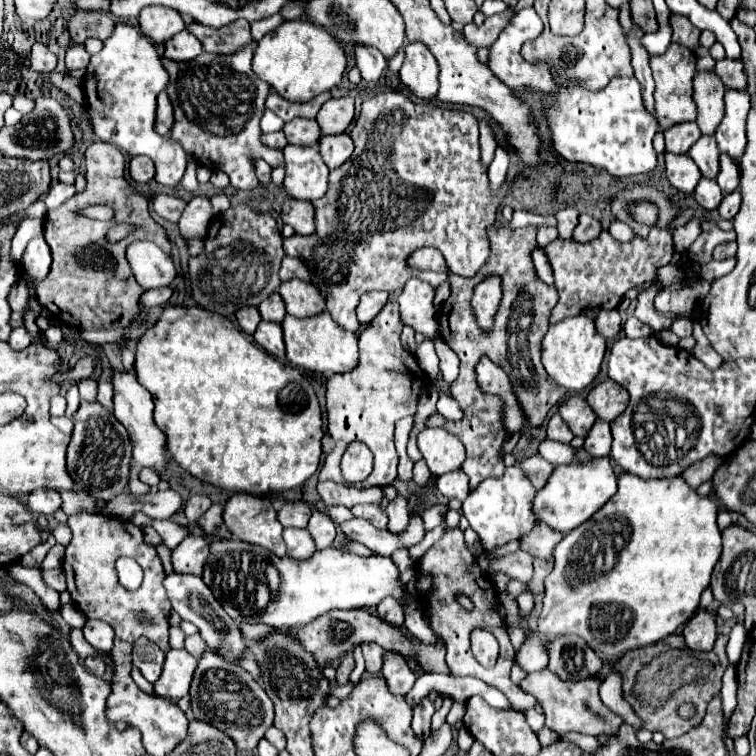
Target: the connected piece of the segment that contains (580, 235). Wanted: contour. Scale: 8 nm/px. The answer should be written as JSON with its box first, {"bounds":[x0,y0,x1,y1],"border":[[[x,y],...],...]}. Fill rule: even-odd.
{"bounds":[573,214,603,242],"border":[[[581,214],[579,216],[579,226],[573,232],[573,240],[575,242],[591,242],[599,236],[601,230],[603,230],[603,226],[599,228],[599,220],[595,220],[589,214]]]}

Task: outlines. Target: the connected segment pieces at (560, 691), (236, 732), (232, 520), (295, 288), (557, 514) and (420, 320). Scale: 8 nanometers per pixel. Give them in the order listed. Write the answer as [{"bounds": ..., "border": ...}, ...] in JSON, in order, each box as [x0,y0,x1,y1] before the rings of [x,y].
[{"bounds":[519,670,623,736],"border":[[[541,670],[541,672],[527,674],[519,682],[519,686],[527,694],[535,696],[537,704],[543,708],[545,726],[555,730],[557,734],[581,732],[581,734],[591,734],[591,736],[599,736],[599,734],[609,734],[611,736],[619,730],[619,726],[623,724],[623,718],[613,714],[607,706],[603,706],[603,702],[599,698],[601,682],[603,682],[603,678],[599,678],[599,676],[587,678],[587,680],[581,680],[581,682],[565,682],[559,676],[555,676],[551,670]]]},{"bounds":[189,650,273,750],"border":[[[205,650],[199,660],[189,696],[195,718],[211,722],[215,728],[229,734],[235,740],[237,750],[255,750],[267,728],[273,726],[273,702],[265,690],[241,666],[233,666],[209,650]]]},{"bounds":[225,494,285,556],"border":[[[235,494],[225,504],[225,524],[231,534],[243,542],[263,546],[277,556],[285,554],[281,538],[283,526],[269,498],[253,494]]]},{"bounds":[279,278,325,318],"border":[[[291,278],[291,282],[283,282],[279,286],[279,294],[291,316],[309,318],[325,310],[325,298],[321,296],[319,288],[311,282]]]},{"bounds":[535,448,617,534],"border":[[[583,448],[577,452],[579,462],[571,466],[557,466],[547,486],[535,496],[535,512],[539,520],[563,534],[587,522],[617,492],[617,476],[609,464],[609,458],[591,458]]]},{"bounds":[397,278,437,338],"border":[[[411,278],[397,298],[401,306],[401,322],[427,338],[435,338],[437,334],[433,298],[435,288],[419,278]]]}]

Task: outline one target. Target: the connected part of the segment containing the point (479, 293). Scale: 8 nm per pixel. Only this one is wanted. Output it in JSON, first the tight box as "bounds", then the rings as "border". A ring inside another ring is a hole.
{"bounds":[471,276,501,330],"border":[[[489,276],[475,286],[471,304],[475,310],[477,322],[483,330],[489,330],[493,326],[493,316],[497,312],[499,302],[501,302],[501,280],[497,276]]]}

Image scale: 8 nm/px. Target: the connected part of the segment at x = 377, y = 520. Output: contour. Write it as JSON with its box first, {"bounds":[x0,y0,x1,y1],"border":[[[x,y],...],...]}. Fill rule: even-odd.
{"bounds":[351,504,389,530],"border":[[[373,504],[353,506],[353,508],[351,508],[351,512],[353,512],[353,516],[361,516],[361,518],[369,520],[369,522],[371,522],[375,528],[379,528],[379,530],[385,530],[385,528],[387,528],[387,524],[389,524],[387,514],[385,514],[379,506],[373,506]]]}

